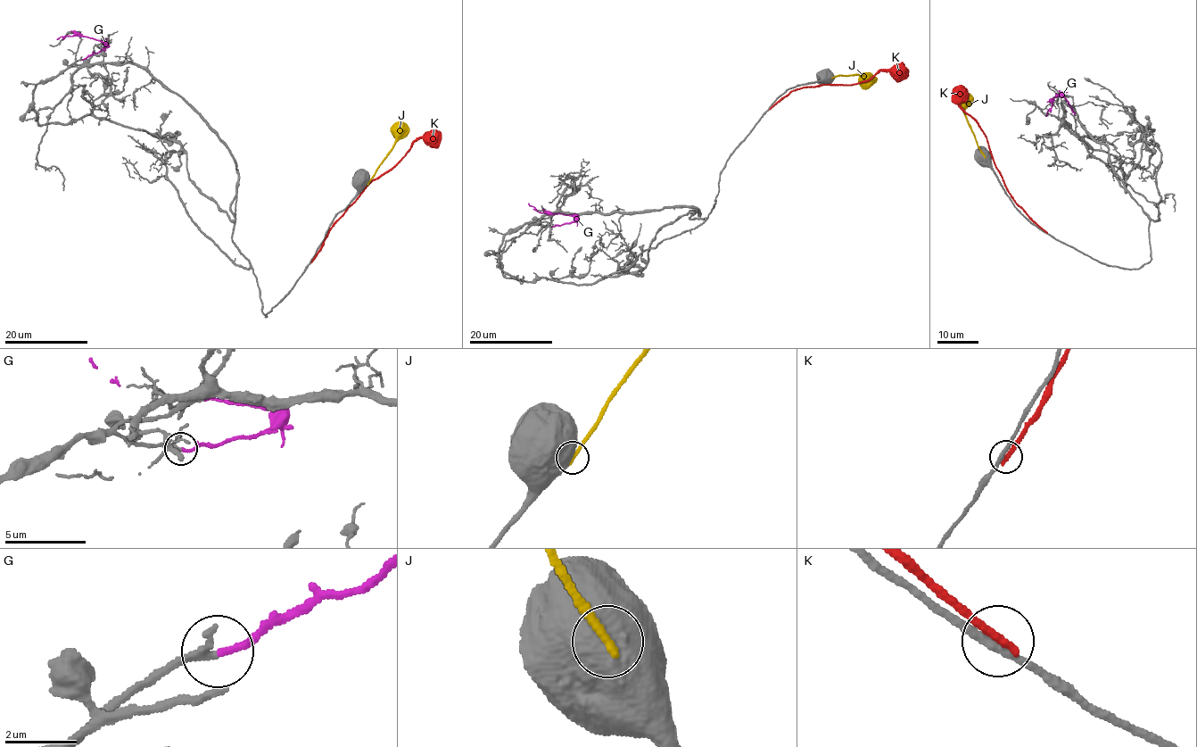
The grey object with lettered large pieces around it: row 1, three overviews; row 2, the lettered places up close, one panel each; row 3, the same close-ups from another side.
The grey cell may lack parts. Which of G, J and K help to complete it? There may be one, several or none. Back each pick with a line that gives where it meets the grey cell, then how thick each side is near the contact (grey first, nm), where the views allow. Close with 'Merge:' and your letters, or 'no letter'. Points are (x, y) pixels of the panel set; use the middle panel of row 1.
G: contact (551, 226); calibres 180 and 180 nm
Merge: G

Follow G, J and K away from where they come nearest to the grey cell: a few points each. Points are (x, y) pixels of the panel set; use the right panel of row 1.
G: (1074, 113), (1069, 103), (1057, 96), (1052, 97), (1052, 105), (1045, 116)
J: (984, 155), (963, 112), (961, 94), (964, 90)
K: (1044, 232), (1012, 198), (981, 128), (960, 105), (959, 96), (962, 93)

